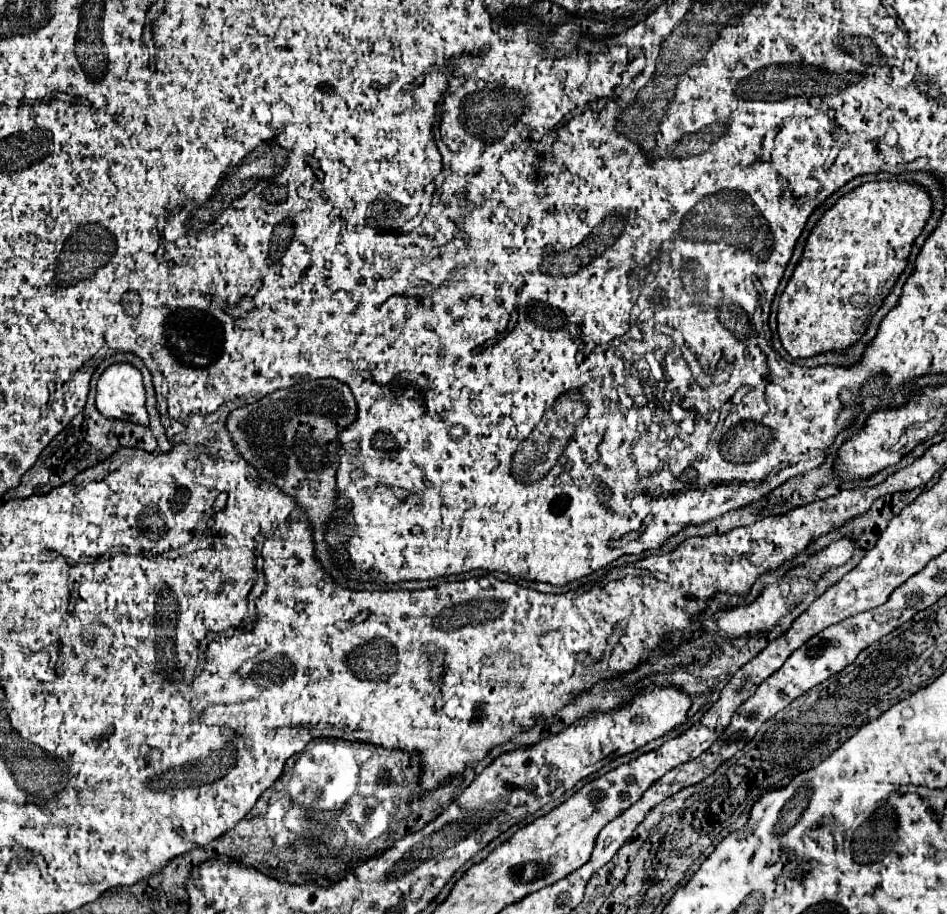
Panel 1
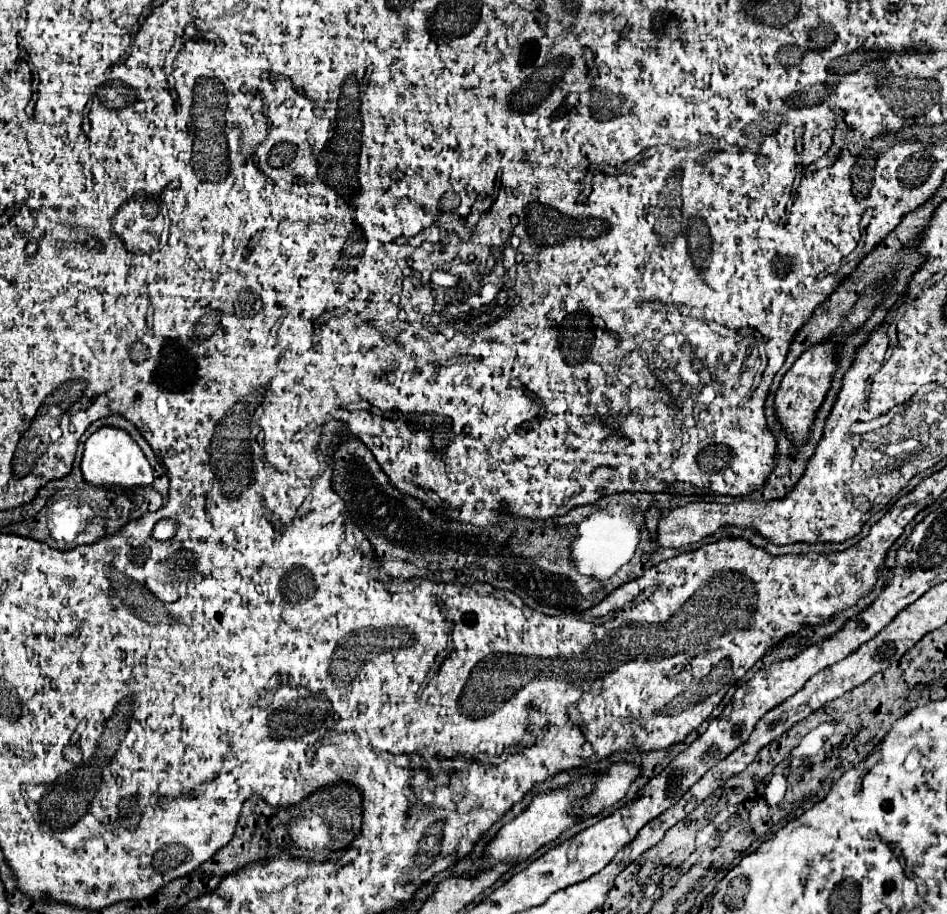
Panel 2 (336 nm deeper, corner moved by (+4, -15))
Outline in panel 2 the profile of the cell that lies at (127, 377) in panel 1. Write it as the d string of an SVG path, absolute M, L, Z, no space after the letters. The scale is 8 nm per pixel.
M105 426L99 428L95 434L89 436L85 442L85 452L81 460L81 472L87 484L101 486L101 488L145 488L153 486L153 470L141 452L141 448L135 444L135 440L121 428Z

